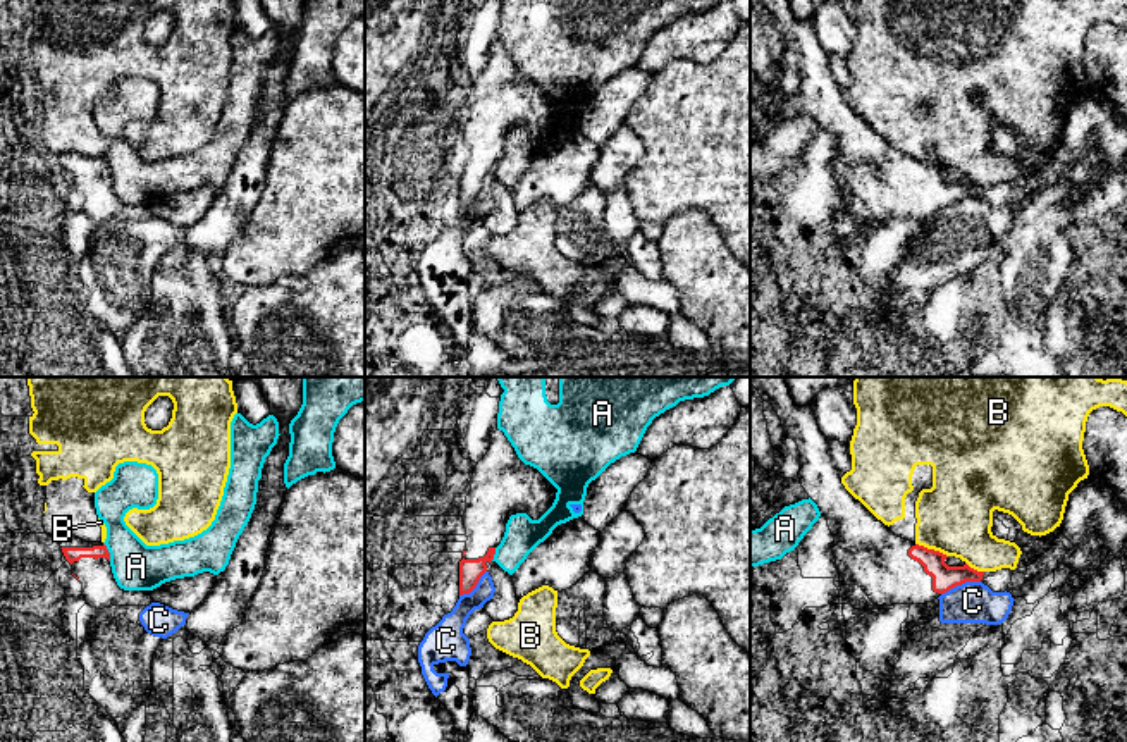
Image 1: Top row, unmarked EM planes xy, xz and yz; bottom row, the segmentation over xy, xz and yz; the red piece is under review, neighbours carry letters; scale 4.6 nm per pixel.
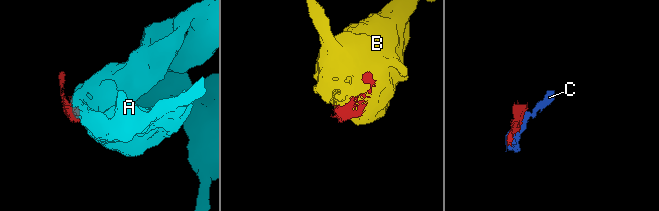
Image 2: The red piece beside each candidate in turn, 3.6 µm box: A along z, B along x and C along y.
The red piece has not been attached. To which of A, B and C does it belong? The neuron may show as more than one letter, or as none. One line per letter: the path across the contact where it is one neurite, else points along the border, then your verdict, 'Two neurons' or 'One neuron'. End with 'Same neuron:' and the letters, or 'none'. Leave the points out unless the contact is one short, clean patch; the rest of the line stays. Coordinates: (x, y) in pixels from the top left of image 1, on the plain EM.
A: Boundary: xy (104, 157), (110, 174). Two neurons
B: Two neurons
C: Two neurons
Same neuron: none

